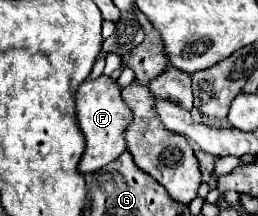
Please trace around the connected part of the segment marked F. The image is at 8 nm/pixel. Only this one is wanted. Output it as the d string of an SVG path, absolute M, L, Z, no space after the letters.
M99 77L99 79L87 79L77 89L77 119L79 127L85 135L87 147L79 163L81 173L95 173L107 163L115 161L125 151L125 129L133 119L133 111L125 105L121 97L121 87L111 77Z

